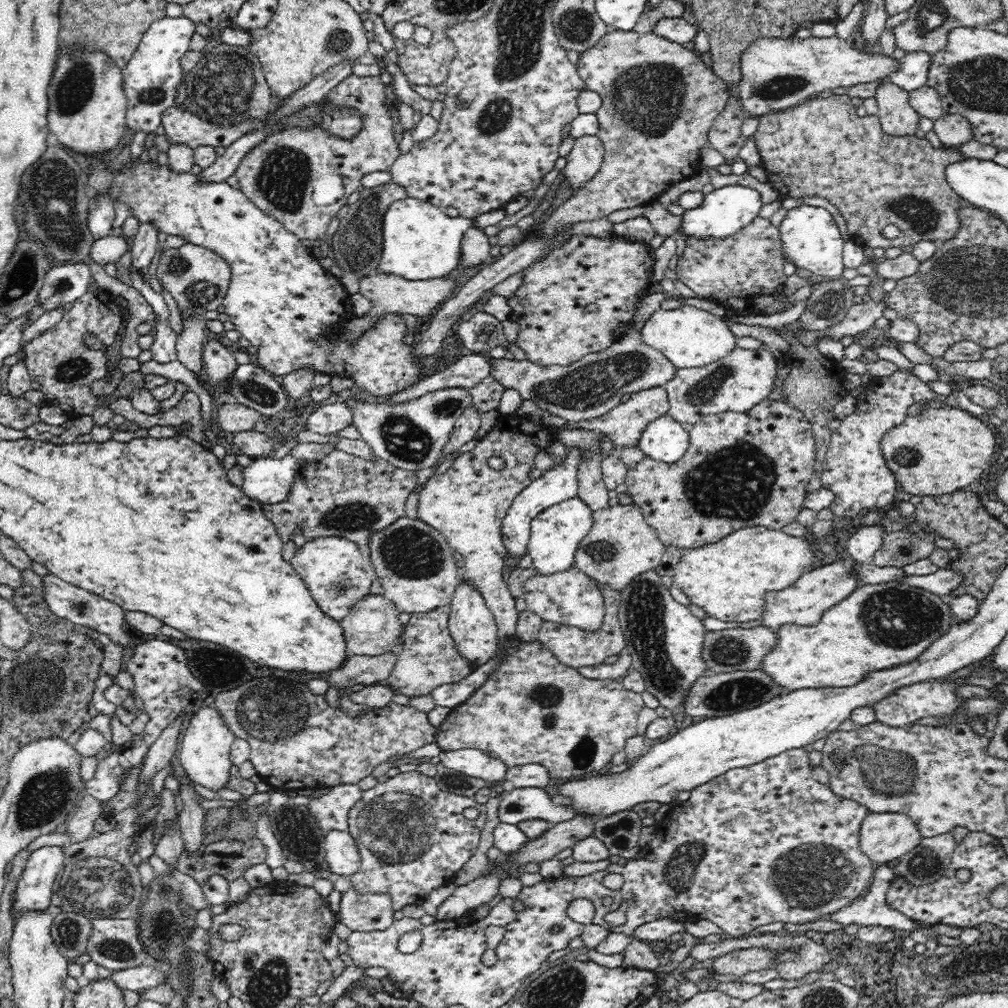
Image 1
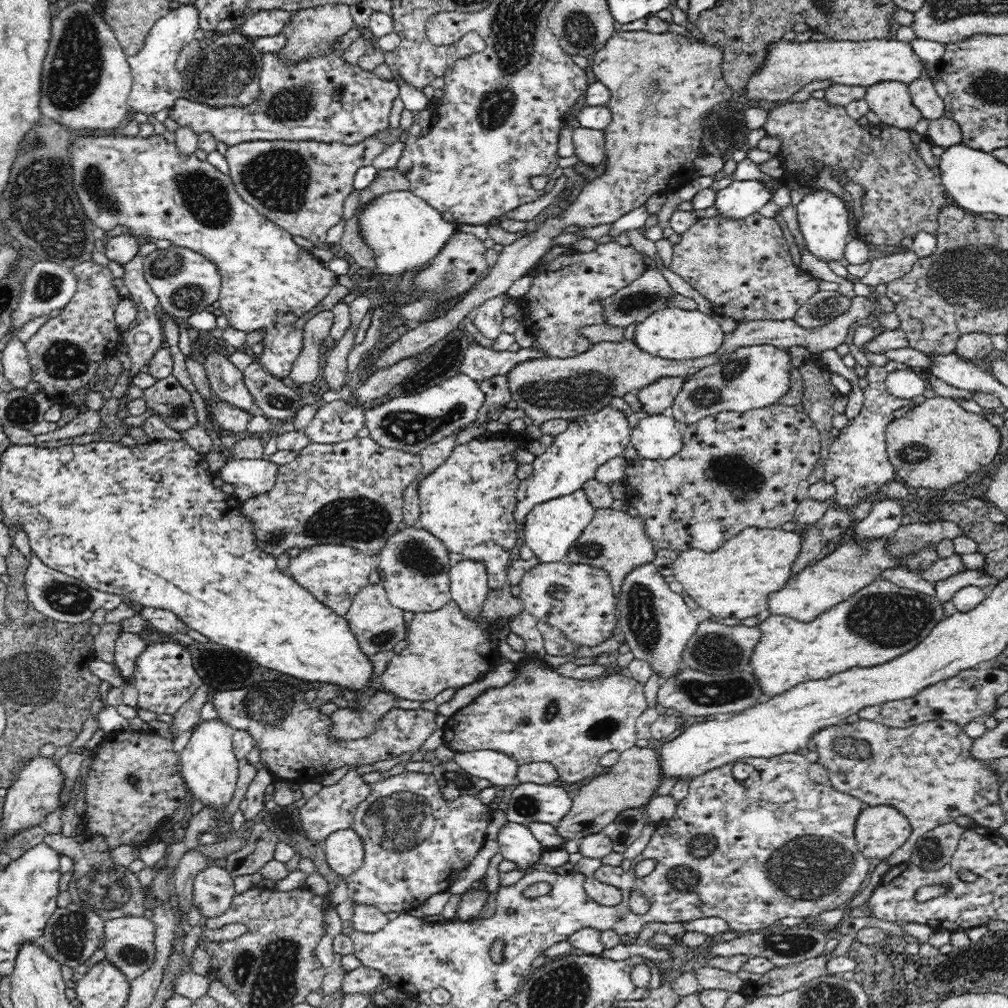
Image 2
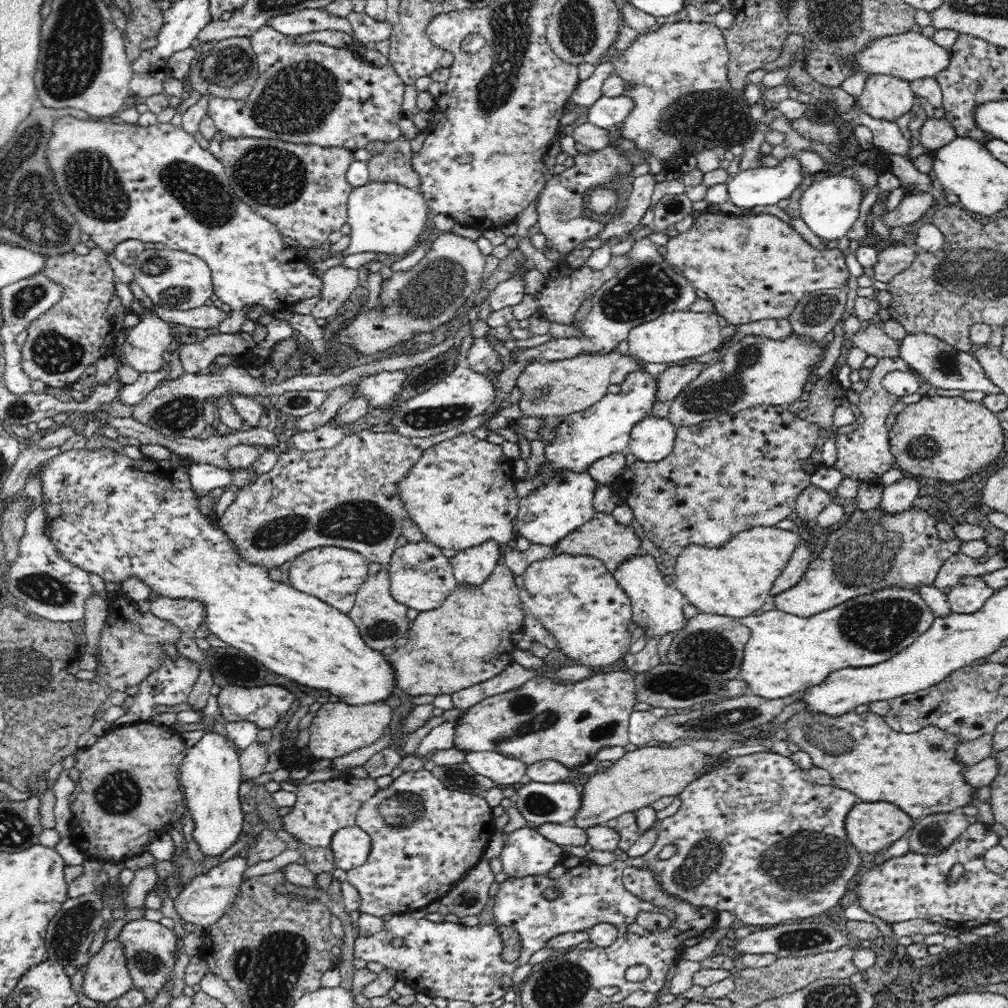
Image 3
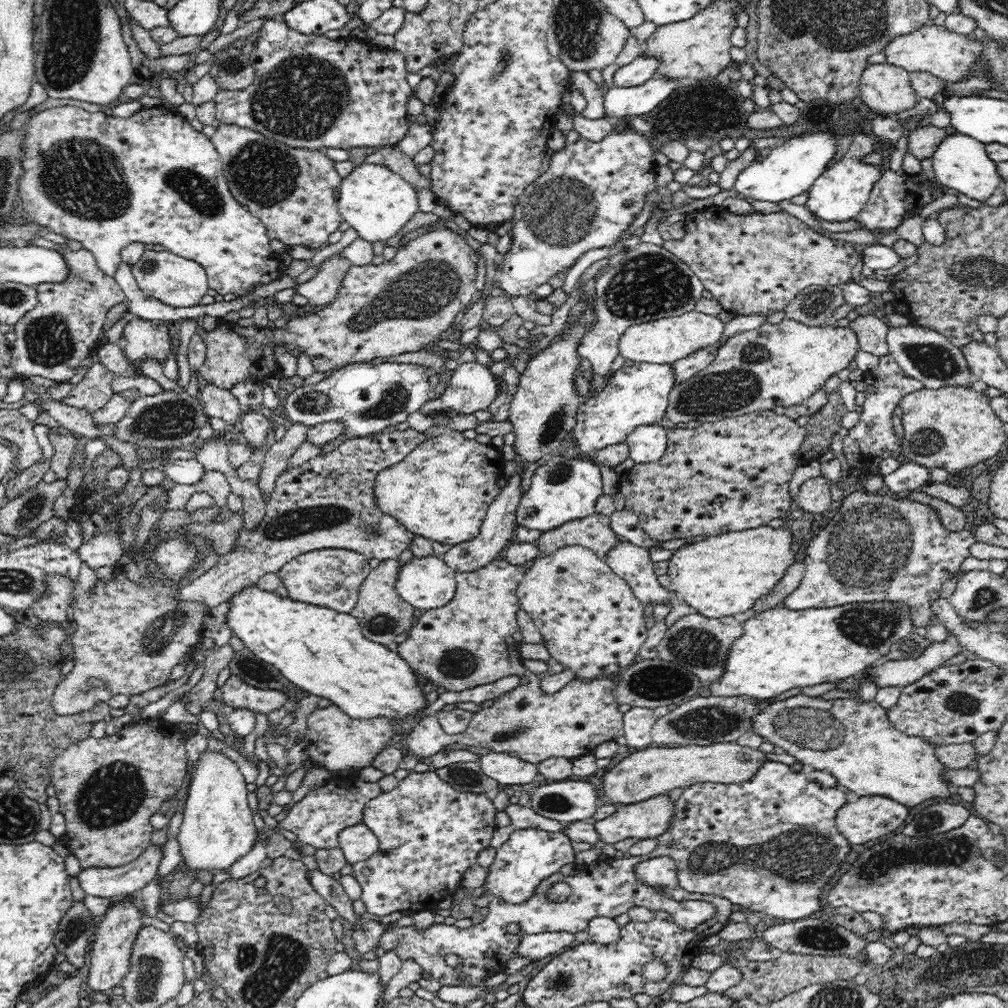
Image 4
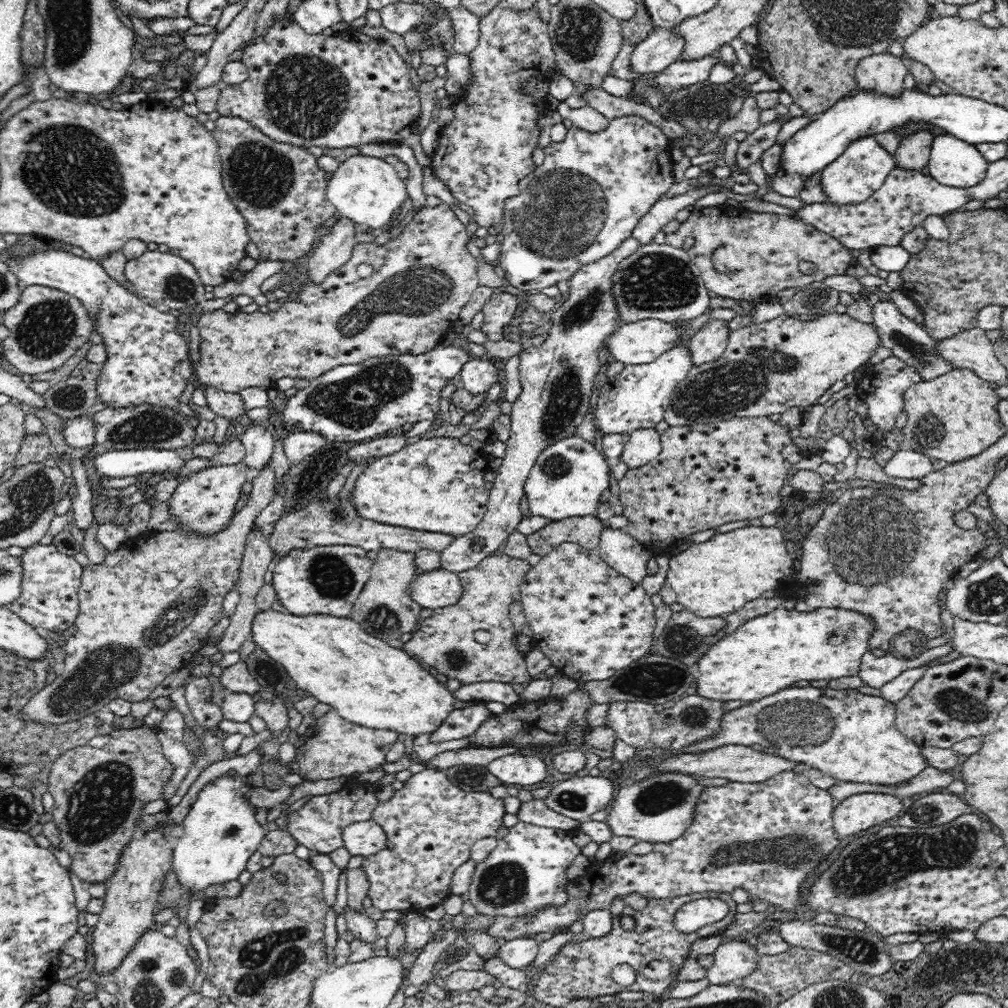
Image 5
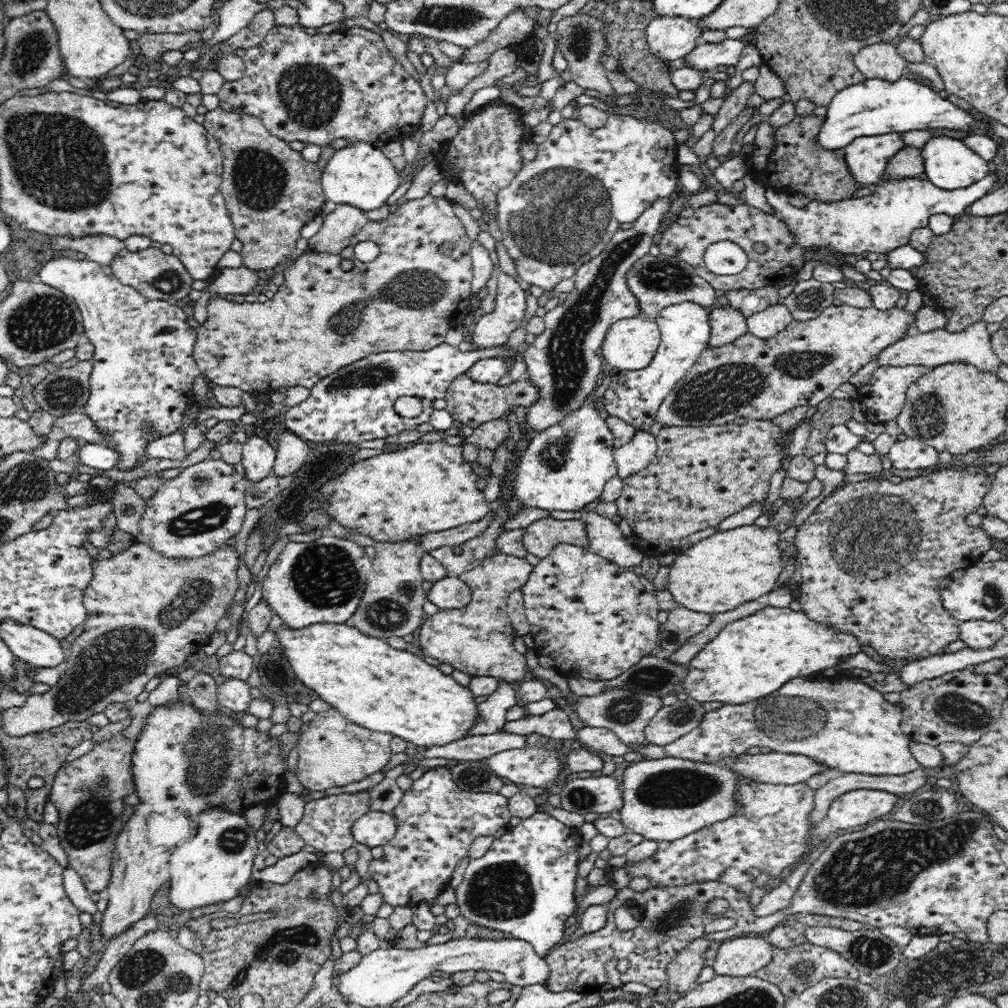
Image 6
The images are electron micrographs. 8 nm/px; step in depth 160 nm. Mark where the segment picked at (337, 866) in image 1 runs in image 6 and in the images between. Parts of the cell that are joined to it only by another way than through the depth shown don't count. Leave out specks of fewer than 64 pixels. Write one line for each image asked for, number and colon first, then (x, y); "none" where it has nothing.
2: (344, 851)
3: (351, 845)
4: (358, 842)
5: (365, 838)
6: (376, 828)

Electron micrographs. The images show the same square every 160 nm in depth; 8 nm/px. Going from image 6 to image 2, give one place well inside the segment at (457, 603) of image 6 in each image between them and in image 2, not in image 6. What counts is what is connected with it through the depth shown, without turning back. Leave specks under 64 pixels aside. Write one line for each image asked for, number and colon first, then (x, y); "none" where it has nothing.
2: (414, 566)
3: (421, 577)
4: (426, 582)
5: (433, 589)

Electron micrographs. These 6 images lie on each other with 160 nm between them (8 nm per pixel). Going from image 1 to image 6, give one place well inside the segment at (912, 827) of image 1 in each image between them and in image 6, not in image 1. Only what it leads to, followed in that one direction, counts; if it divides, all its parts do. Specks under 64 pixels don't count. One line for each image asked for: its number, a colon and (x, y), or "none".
2: (880, 830)
3: (870, 826)
4: (870, 818)
5: (858, 812)
6: (856, 807)

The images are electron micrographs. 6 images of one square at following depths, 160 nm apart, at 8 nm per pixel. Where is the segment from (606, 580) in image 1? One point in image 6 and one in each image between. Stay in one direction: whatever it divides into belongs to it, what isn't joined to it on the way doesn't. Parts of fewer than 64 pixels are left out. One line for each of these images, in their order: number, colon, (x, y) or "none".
2: (614, 541)
3: (602, 537)
4: (594, 532)
5: (586, 531)
6: (543, 535)

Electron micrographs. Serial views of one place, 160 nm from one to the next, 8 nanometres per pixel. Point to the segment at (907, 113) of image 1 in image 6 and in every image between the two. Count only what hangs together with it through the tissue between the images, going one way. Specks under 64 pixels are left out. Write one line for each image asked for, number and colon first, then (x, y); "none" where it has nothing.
2: (891, 101)
3: (884, 97)
4: (886, 90)
5: (882, 74)
6: (882, 61)

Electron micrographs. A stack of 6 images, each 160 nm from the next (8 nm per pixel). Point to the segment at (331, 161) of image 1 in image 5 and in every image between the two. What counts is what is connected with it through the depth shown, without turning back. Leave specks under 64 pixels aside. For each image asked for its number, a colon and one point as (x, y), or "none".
2: (300, 185)
3: (303, 190)
4: (293, 191)
5: (280, 189)

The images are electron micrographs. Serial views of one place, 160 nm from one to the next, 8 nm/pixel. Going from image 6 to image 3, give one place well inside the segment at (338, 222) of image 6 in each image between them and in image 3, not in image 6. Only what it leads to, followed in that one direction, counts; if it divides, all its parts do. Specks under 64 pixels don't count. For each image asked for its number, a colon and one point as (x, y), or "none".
3: (338, 282)
4: (321, 290)
5: (335, 249)

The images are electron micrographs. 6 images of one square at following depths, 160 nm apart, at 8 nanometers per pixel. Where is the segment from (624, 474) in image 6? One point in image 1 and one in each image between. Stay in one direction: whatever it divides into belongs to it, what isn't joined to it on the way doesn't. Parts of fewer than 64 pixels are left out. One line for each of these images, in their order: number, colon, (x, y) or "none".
1: (664, 439)
2: (655, 437)
3: (652, 439)
4: (647, 443)
5: (644, 444)

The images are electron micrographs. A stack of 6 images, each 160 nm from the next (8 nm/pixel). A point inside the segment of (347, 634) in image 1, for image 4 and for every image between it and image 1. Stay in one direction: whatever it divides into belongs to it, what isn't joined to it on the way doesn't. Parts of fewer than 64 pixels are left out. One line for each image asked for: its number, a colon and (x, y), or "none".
2: (377, 624)
3: (381, 620)
4: (382, 613)

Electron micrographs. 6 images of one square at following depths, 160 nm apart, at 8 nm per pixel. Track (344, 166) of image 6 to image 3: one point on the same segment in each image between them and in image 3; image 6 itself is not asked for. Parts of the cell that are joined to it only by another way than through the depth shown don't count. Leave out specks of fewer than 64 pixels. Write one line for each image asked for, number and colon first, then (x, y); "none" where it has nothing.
3: (387, 218)
4: (377, 203)
5: (367, 190)

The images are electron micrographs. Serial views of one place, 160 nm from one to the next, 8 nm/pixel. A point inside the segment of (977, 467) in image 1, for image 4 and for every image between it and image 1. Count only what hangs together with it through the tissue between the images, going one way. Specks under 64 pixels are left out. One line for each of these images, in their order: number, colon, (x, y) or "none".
2: (938, 444)
3: (945, 438)
4: (953, 428)

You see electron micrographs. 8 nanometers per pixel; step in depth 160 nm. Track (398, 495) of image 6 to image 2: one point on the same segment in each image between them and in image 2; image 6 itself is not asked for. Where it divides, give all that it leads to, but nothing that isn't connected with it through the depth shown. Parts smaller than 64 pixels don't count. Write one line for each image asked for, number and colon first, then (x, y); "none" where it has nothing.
2: (468, 503)
3: (461, 493)
4: (442, 490)
5: (437, 484)

